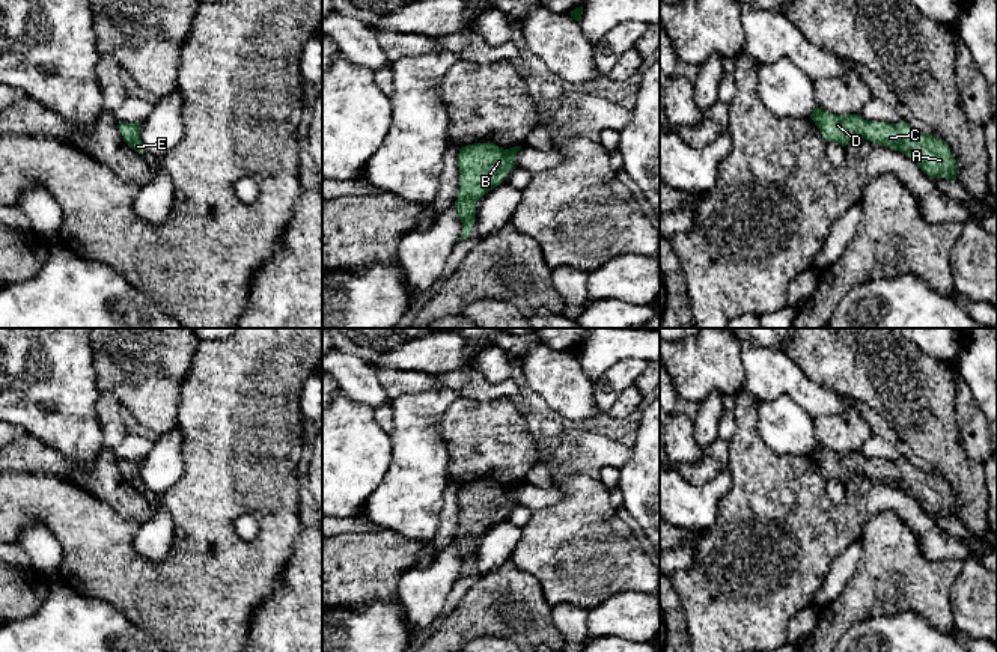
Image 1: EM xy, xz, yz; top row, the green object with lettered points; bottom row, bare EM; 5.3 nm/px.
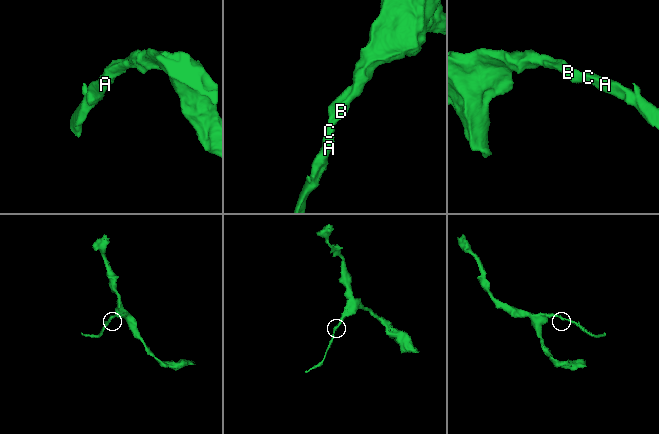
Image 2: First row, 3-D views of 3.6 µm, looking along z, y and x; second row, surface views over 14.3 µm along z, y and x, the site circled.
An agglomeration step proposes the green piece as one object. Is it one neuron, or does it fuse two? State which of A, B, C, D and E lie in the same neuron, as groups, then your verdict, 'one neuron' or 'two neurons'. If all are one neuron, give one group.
groups A B C D E; one neuron

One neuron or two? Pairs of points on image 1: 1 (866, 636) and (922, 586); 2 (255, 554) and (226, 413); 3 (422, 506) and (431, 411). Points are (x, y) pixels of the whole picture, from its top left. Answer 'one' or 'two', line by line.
1: two
2: one
3: one

